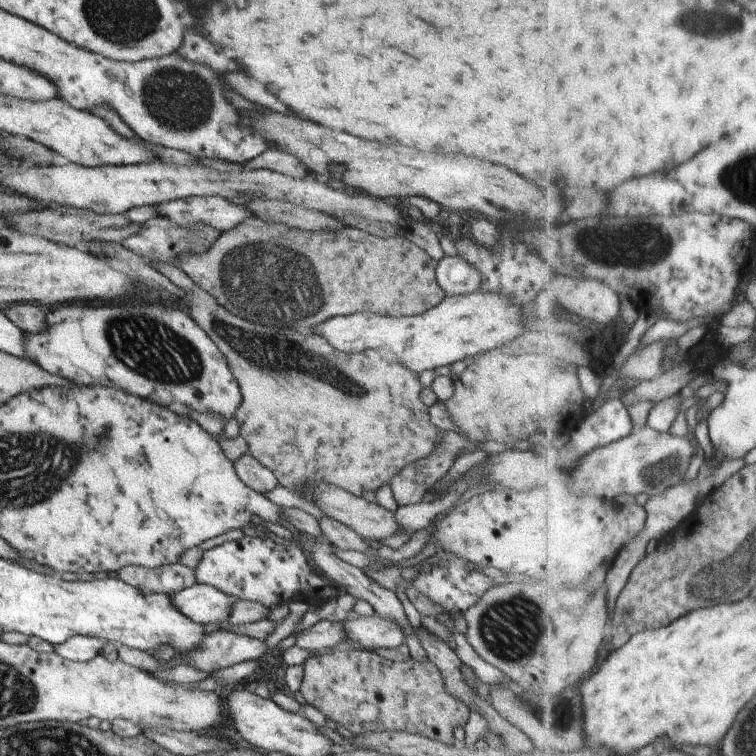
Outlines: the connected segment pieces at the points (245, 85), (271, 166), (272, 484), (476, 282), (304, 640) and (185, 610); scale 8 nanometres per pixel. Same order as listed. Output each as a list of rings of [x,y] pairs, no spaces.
[[[241,72],[225,74],[225,80],[229,82],[229,86],[233,86],[233,90],[235,90],[237,94],[249,98],[251,102],[261,104],[261,106],[265,106],[265,108],[269,108],[269,110],[275,110],[275,112],[279,112],[279,114],[285,114],[285,116],[291,114],[291,110],[289,110],[279,98],[275,98],[271,92],[267,92],[267,90],[263,88],[263,84],[251,80],[251,78],[247,78],[247,76],[243,76]]]
[[[266,150],[261,152],[259,156],[249,160],[243,164],[245,170],[271,170],[271,172],[278,172],[291,178],[303,178],[308,174],[308,171],[303,168],[303,164],[281,150]]]
[[[248,453],[241,455],[232,466],[237,478],[254,492],[265,495],[278,486],[273,474],[258,464]]]
[[[443,255],[436,261],[435,280],[444,295],[465,295],[479,289],[481,276],[471,264],[457,255]]]
[[[321,620],[295,636],[297,648],[305,651],[325,651],[334,647],[346,638],[343,622]]]
[[[200,583],[170,597],[183,615],[201,625],[227,623],[233,599],[213,586]]]

